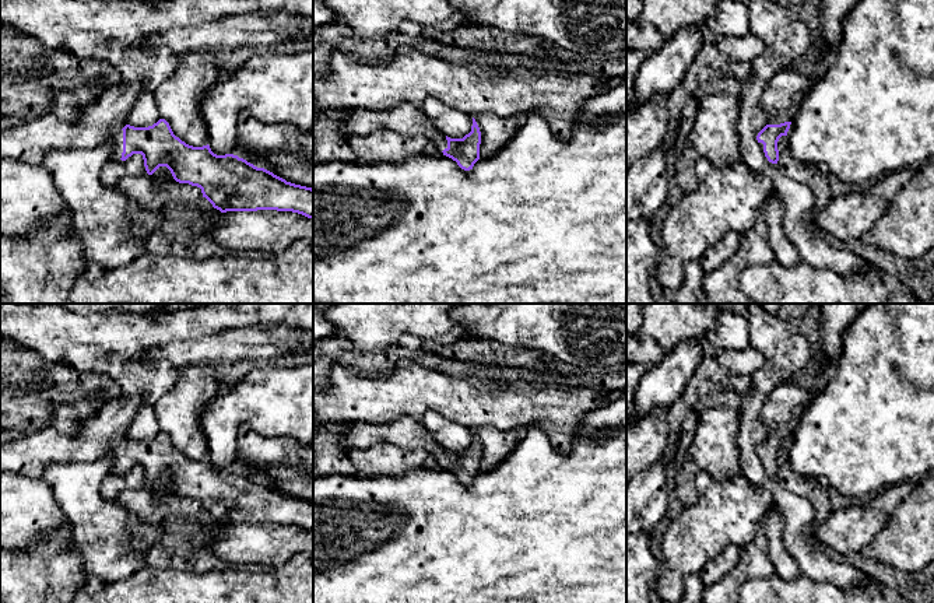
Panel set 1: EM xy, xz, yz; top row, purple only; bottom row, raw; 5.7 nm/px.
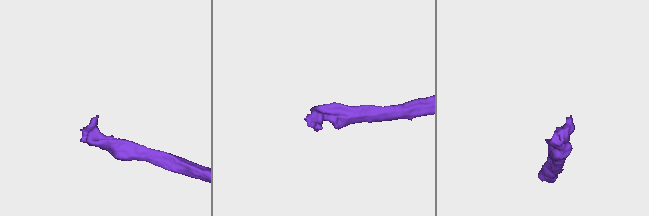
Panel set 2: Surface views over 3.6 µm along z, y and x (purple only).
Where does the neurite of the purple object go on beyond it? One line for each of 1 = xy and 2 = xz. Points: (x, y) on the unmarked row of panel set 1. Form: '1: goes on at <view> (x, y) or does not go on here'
1: goes on at xy (101, 435)
2: goes on at xz (406, 433)

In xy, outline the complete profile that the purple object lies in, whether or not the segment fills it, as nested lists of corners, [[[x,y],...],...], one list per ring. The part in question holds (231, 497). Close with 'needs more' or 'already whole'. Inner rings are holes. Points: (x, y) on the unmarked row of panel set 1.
[[[140,395],[106,402],[92,417],[78,424],[76,435],[57,432],[45,427],[27,432],[21,439],[0,442],[0,474],[17,473],[27,478],[43,478],[45,470],[56,463],[81,463],[110,457],[115,473],[126,474],[133,467],[141,467],[148,488],[159,480],[166,480],[179,497],[201,502],[214,522],[227,525],[277,523],[292,525],[313,533],[313,502],[287,495],[273,485],[257,481],[234,467],[217,469],[210,459],[193,460],[176,451],[165,432],[148,441],[134,441],[127,437],[143,397]]] | needs more

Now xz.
[[[401,417],[382,425],[347,424],[333,430],[338,438],[340,453],[344,456],[355,449],[389,444],[405,451],[426,451],[436,457],[440,469],[452,471],[464,484],[473,483],[480,473],[481,445],[474,431],[468,448],[463,452],[450,452],[433,439],[421,421],[411,417]]] | needs more

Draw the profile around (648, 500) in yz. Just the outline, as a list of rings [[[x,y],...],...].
[[[659,460],[626,484],[626,533],[647,533],[670,505],[666,463]]]

